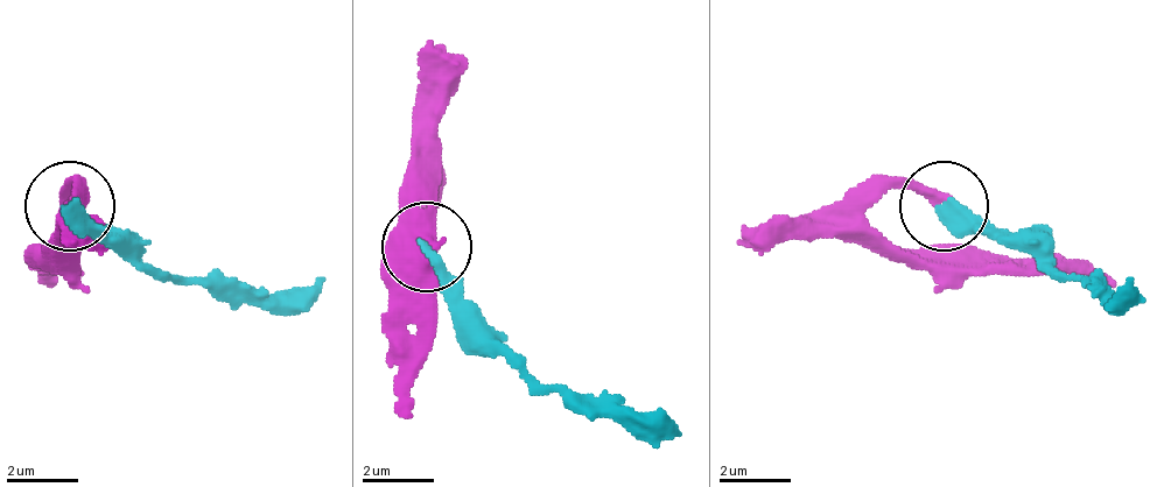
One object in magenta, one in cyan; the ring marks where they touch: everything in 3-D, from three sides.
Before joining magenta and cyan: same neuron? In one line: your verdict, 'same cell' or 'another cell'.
same cell

